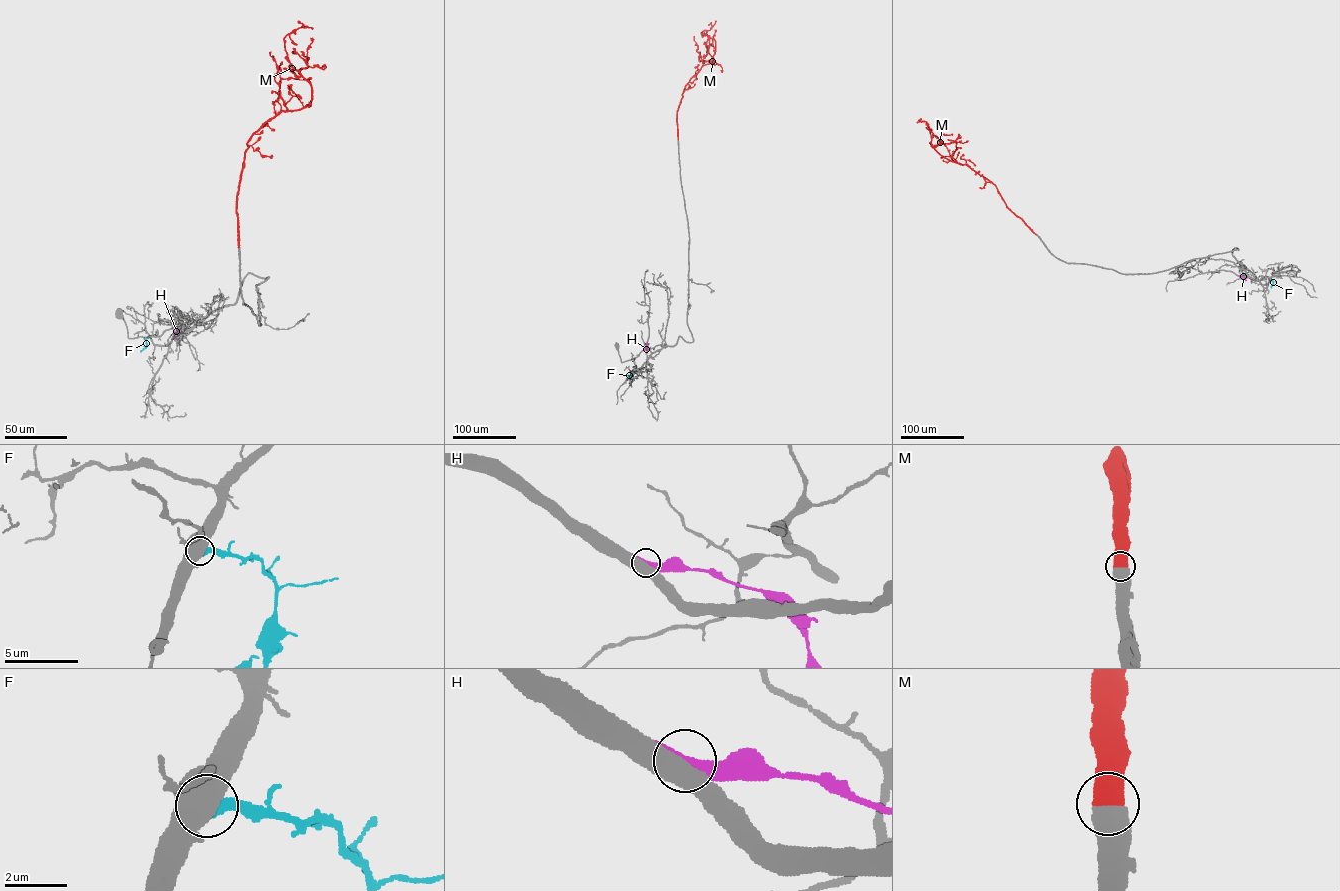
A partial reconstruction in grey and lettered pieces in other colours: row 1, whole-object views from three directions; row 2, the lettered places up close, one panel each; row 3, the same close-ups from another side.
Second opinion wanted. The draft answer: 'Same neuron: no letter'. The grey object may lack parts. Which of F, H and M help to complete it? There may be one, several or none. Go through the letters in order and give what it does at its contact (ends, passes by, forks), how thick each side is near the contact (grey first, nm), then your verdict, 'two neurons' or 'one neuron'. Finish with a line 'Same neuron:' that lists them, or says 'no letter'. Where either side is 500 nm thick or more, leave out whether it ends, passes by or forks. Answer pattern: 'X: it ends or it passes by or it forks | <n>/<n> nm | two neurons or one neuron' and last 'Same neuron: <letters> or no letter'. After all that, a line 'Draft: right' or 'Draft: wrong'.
F: 600/480 nm | two neurons
H: 550/400 nm | two neurons
M: 750/750 nm | one neuron
Same neuron: M
Draft: wrong

